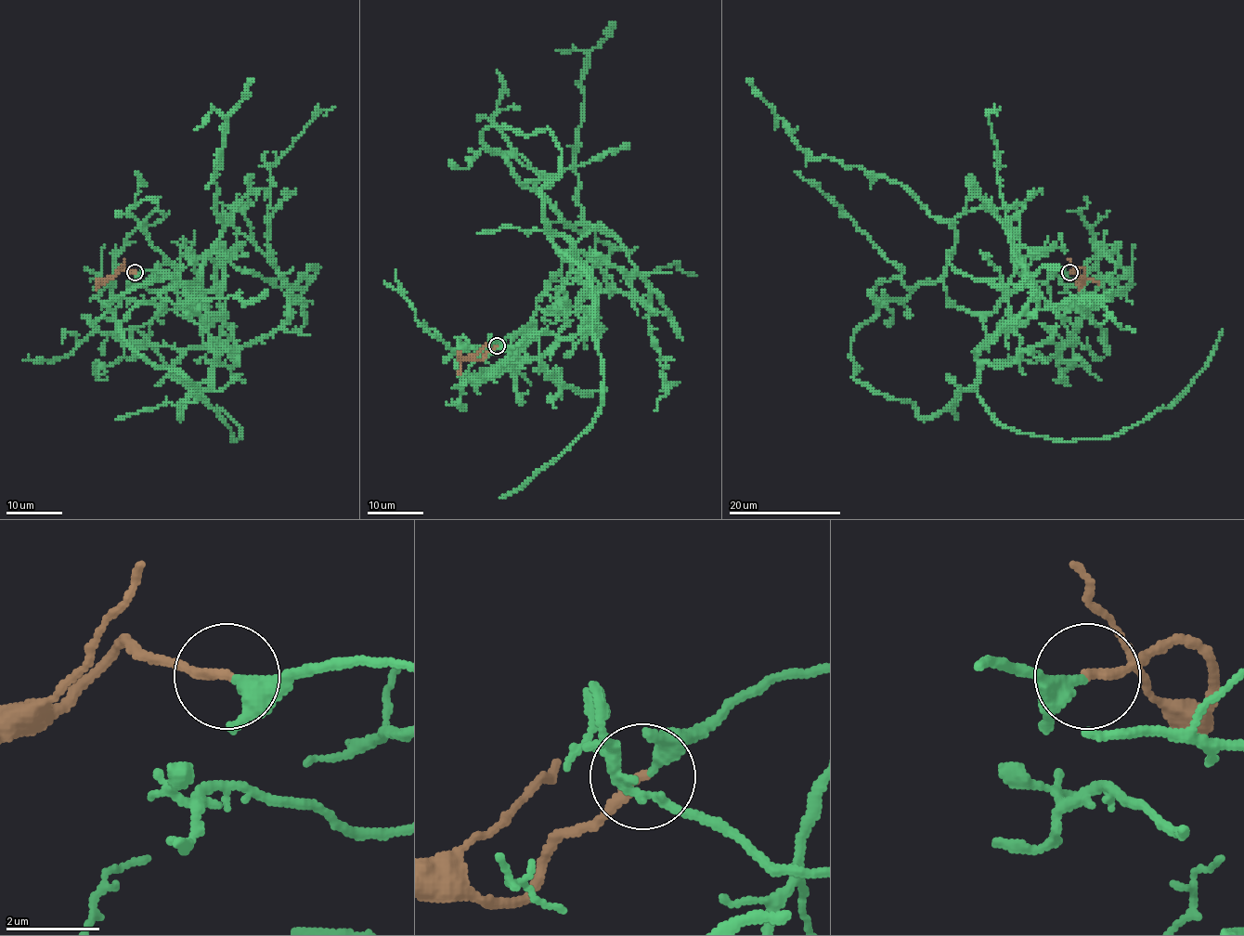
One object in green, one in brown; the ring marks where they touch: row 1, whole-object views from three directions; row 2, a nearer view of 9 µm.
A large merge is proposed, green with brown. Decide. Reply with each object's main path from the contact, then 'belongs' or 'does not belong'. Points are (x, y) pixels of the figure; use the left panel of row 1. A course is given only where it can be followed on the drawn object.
green via (136, 272), (167, 272), (200, 307), (214, 364), (198, 392), (240, 439), (240, 428), (187, 387), (138, 330) | brown via (135, 272), (122, 268), (113, 277), (98, 279), (95, 283) | belongs

